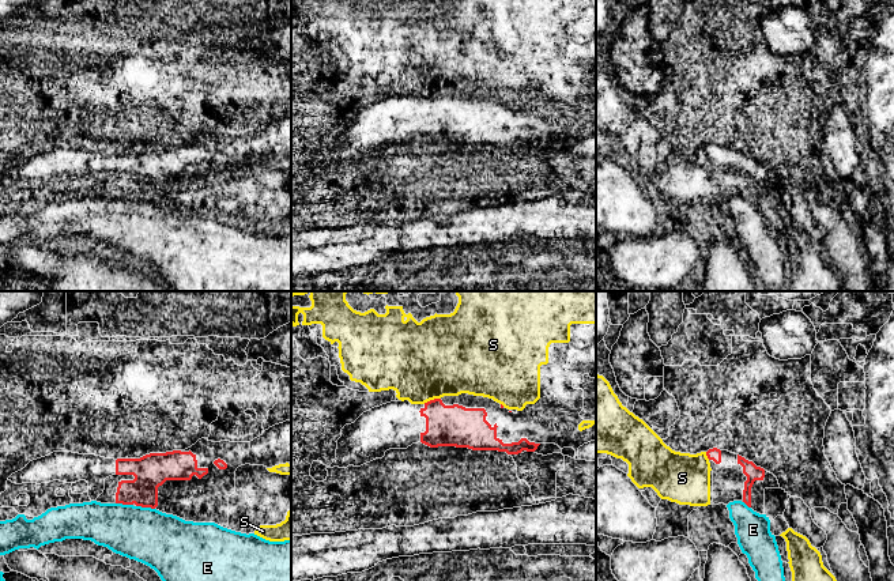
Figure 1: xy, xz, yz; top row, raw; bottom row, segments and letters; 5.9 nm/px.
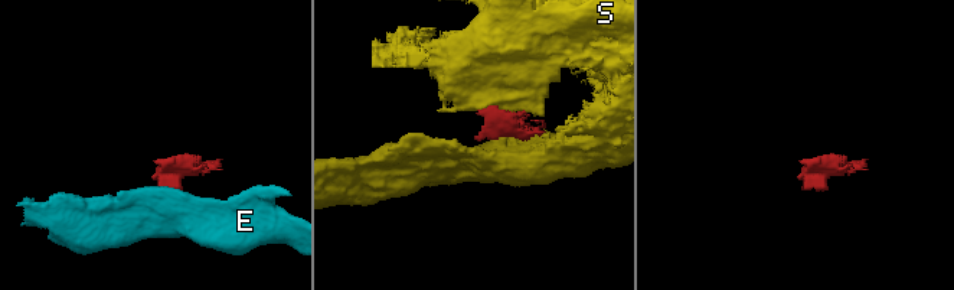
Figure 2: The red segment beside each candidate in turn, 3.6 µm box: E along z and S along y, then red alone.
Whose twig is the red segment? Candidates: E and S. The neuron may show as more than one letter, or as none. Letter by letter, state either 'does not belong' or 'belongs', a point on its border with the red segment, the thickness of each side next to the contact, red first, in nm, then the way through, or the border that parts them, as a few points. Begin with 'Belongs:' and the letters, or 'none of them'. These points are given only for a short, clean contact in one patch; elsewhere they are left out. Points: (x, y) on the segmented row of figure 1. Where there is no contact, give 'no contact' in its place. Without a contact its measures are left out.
Belongs: none of them
E: does not belong; contact xy (146, 506); calibres 200 and 340 nm; border xy (136, 505), (154, 509)
S: does not belong; contact xz (432, 400); calibres 240 and 460 nm

